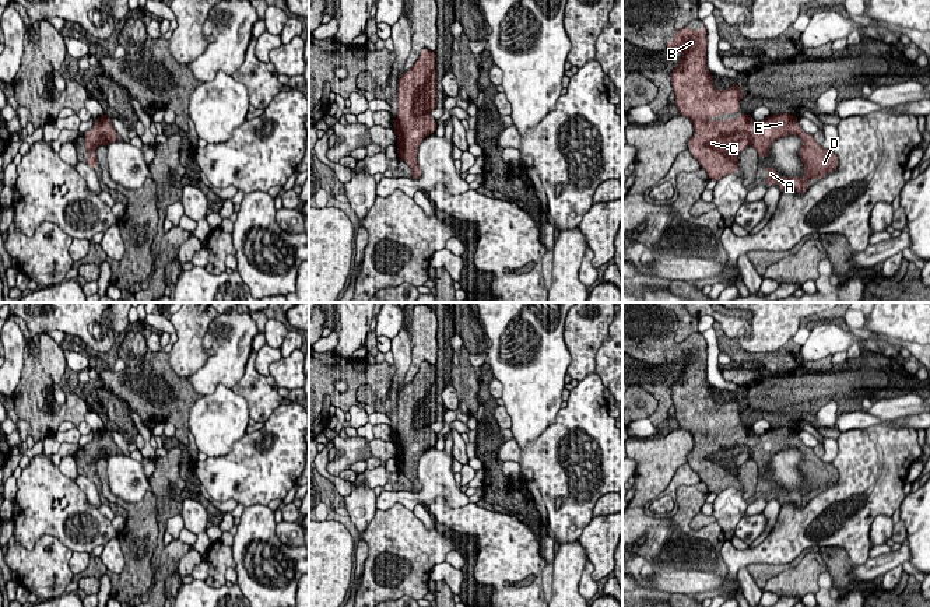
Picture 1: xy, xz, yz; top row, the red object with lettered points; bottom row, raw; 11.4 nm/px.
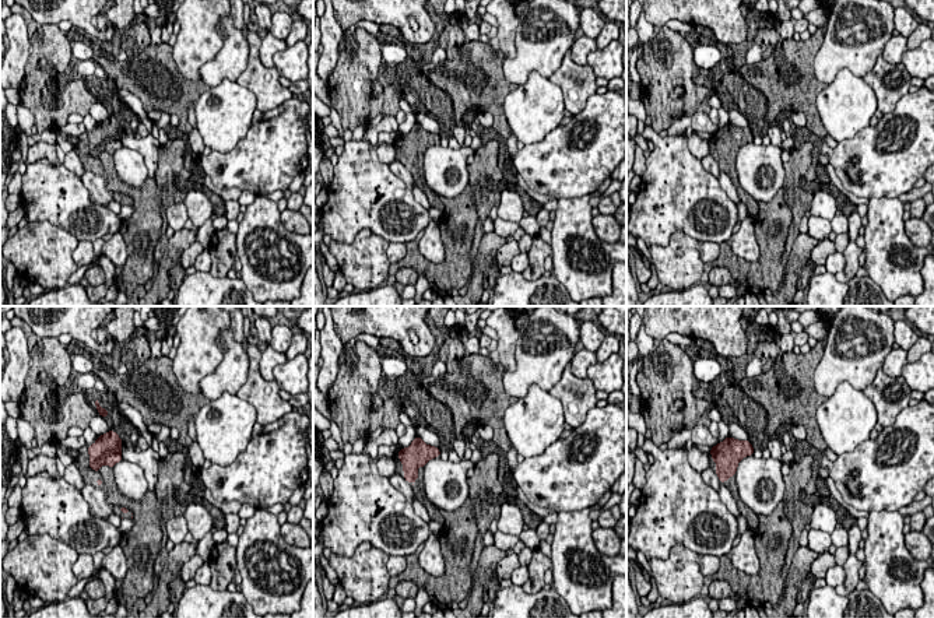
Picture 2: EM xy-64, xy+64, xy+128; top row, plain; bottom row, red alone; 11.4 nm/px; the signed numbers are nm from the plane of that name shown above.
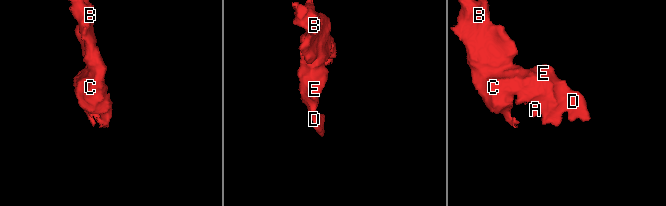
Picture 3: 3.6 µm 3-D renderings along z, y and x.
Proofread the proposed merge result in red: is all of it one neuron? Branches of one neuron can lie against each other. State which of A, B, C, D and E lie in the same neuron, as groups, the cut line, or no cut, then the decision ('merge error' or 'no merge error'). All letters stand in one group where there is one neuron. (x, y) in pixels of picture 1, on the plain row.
A B C D E | no cut | no merge error

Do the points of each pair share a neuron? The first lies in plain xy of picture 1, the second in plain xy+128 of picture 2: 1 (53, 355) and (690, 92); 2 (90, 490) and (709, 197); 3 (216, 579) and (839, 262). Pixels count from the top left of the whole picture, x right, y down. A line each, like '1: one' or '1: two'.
1: one
2: two
3: two

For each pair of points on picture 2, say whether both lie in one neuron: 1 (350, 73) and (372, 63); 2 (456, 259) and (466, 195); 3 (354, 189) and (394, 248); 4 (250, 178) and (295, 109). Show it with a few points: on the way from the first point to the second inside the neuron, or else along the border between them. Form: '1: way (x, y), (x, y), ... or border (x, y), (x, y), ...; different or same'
1: way (355, 69), (361, 63), (367, 63); same
2: way (457, 243), (457, 221), (462, 210); same
3: border (404, 242), (389, 243); different
4: way (264, 161), (277, 148), (288, 126); same

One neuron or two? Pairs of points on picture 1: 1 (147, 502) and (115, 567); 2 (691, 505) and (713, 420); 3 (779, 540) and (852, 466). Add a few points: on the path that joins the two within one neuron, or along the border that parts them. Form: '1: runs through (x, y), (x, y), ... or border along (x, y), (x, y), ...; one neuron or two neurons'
1: border along (116, 536), (125, 562), (125, 568), (118, 575); two neurons
2: border along (701, 480), (709, 493); two neurons
3: runs through (800, 527), (842, 487); one neuron

